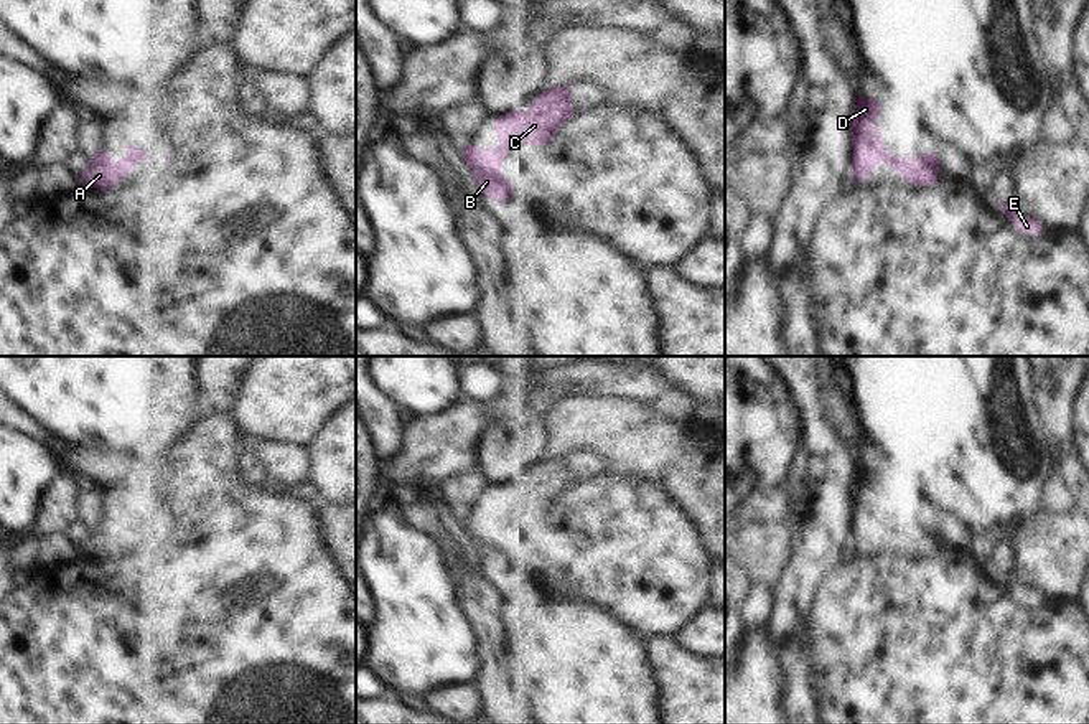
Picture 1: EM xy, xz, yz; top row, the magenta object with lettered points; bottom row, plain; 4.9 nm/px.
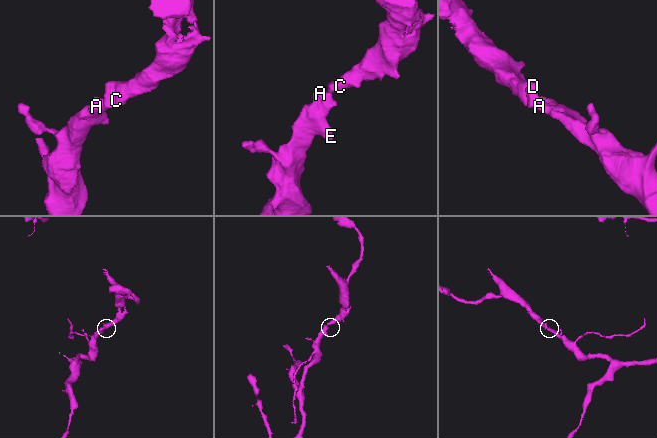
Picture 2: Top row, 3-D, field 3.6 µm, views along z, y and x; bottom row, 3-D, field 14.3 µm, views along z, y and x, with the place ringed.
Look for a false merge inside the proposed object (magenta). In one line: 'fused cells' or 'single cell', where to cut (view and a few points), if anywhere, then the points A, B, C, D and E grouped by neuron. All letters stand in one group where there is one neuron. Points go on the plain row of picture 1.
single cell; cut none; groups A B C D E

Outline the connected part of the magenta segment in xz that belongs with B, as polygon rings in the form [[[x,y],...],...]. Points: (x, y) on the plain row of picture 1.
[[[552,455],[532,472],[529,480],[517,478],[496,490],[498,516],[478,518],[463,513],[463,528],[473,539],[481,562],[494,571],[502,571],[517,561],[501,546],[501,533],[507,521],[522,513],[542,518],[555,506],[557,498],[573,485],[570,455]]]

